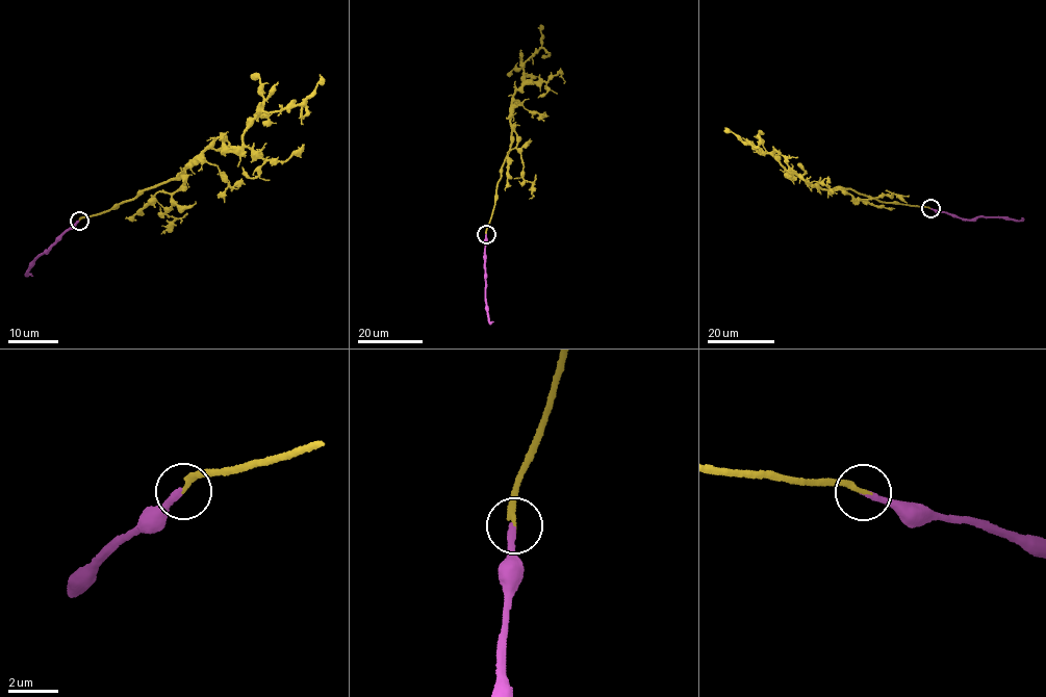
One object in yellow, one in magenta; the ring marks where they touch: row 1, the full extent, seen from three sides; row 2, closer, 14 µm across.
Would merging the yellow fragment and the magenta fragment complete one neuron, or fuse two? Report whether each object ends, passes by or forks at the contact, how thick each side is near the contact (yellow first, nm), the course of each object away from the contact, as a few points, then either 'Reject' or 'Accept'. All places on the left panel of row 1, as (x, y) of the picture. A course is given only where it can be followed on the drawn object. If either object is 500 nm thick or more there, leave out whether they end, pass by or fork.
At the ring yellow ends. At the ring magenta ends. Thickness 220 nm (yellow) against 240 nm. Course of yellow: (79, 221), (182, 174), (219, 137), (232, 149), (243, 145), (256, 114), (302, 104), (313, 94), (320, 74). Course of magenta: (79, 221), (26, 270), (32, 276). Accept

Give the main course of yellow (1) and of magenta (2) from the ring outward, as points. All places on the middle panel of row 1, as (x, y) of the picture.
1: (486, 234), (501, 166), (509, 151), (513, 94), (528, 81), (524, 62), (541, 45), (542, 35), (537, 27)
2: (486, 234), (487, 316), (493, 321)

